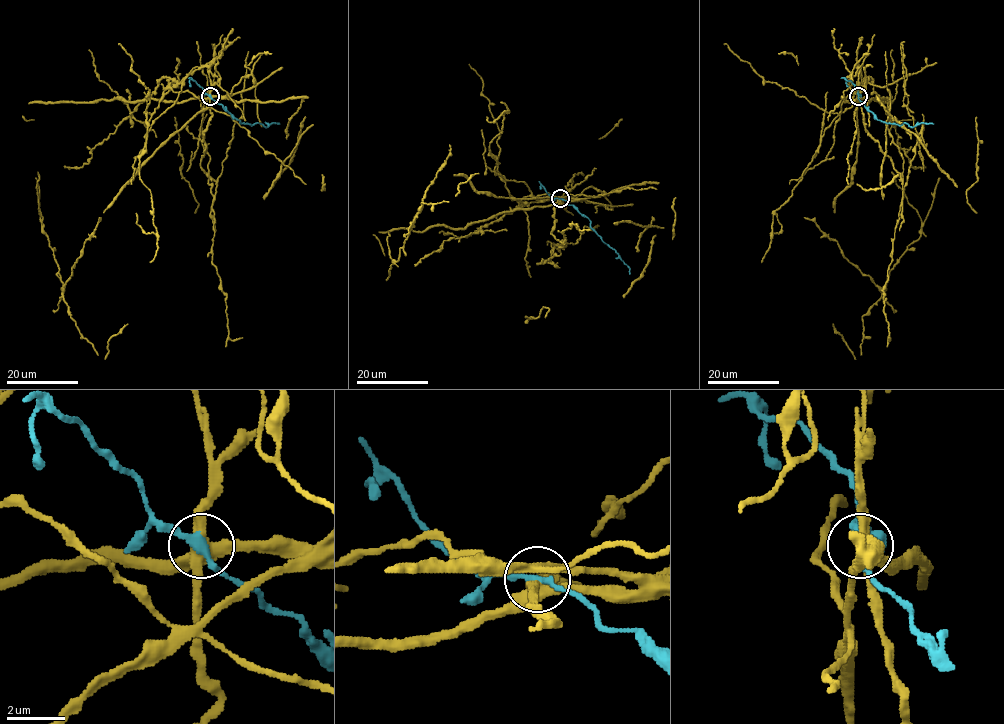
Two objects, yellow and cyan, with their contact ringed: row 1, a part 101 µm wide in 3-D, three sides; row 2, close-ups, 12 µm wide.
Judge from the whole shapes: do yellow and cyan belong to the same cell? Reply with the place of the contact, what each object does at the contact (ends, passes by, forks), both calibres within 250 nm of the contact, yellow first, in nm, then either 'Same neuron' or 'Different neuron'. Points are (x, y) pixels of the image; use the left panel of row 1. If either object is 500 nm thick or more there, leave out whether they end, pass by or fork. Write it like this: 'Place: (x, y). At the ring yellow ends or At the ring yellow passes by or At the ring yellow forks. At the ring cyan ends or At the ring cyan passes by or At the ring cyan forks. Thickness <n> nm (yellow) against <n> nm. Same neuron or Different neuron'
Place: (210, 96). At the ring yellow forks. At the ring cyan passes by. Thickness 400 nm (yellow) against 260 nm. Different neuron

